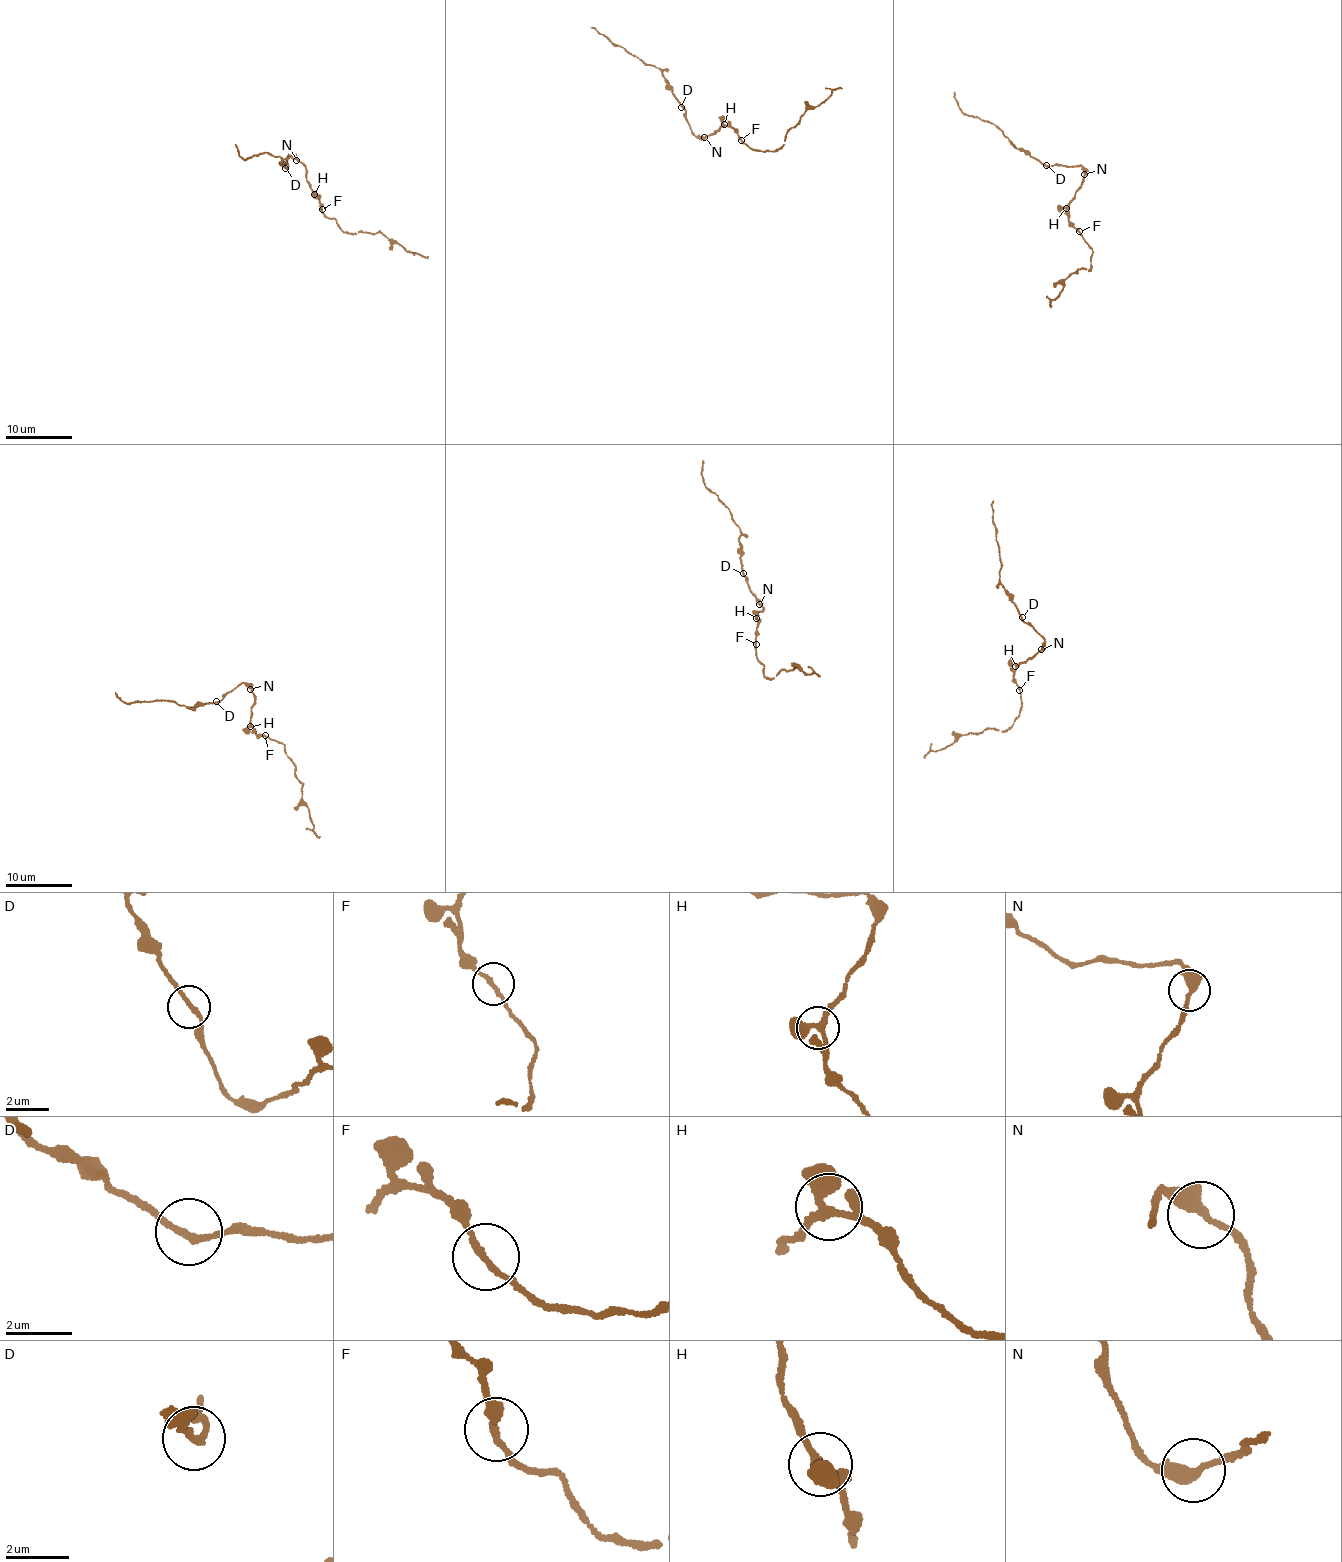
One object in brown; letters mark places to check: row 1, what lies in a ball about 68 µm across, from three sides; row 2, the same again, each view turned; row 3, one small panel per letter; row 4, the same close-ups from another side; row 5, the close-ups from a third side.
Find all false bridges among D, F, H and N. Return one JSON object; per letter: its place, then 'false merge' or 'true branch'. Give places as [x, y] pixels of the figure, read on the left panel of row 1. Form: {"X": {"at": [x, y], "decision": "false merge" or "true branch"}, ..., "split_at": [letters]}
{"D": {"at": [285, 168], "decision": "true branch"}, "F": {"at": [322, 209], "decision": "true branch"}, "H": {"at": [314, 194], "decision": "true branch"}, "N": {"at": [296, 160], "decision": "true branch"}, "split_at": []}

